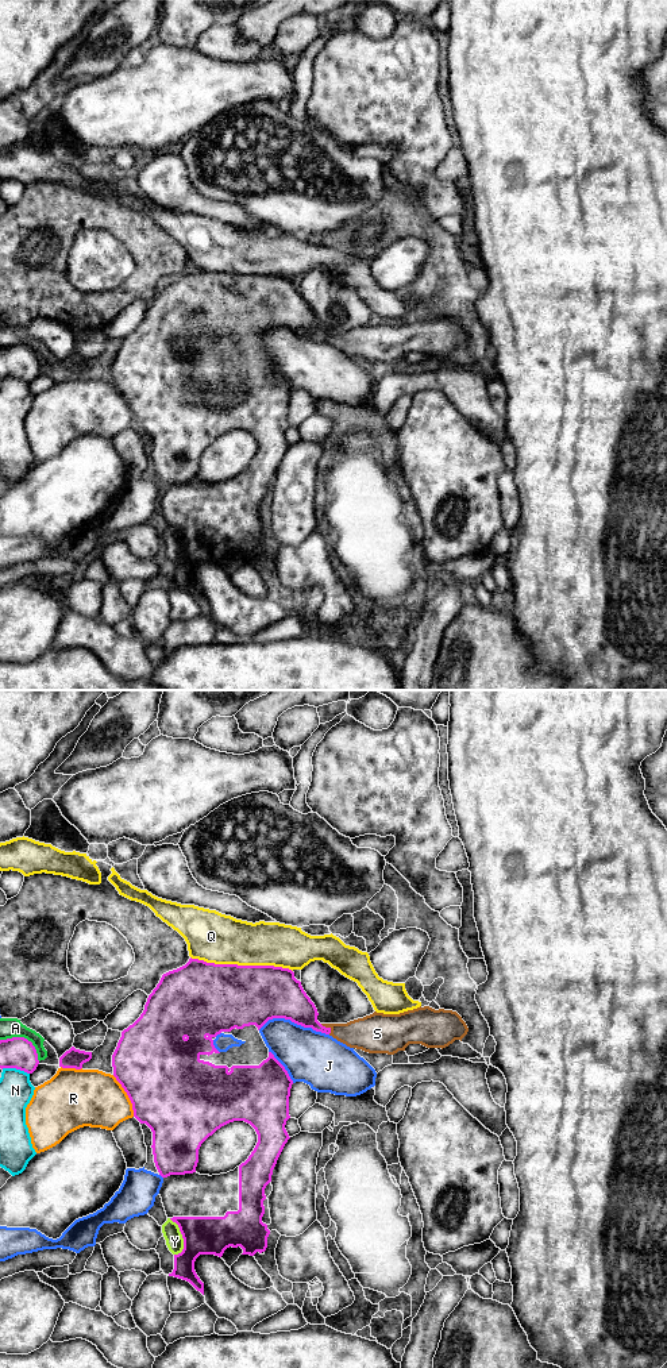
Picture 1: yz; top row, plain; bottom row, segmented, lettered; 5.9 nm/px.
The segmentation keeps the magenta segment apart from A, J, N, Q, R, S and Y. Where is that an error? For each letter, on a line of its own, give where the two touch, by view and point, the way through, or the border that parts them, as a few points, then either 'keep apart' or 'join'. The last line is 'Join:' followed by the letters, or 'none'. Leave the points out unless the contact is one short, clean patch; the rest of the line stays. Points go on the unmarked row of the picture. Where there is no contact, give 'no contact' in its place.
A: yz (23, 346) | keep apart
J: yz (293, 330) | keep apart
N: yz (15, 376) | keep apart
Q: yz (242, 274) | keep apart
R: yz (127, 403) | keep apart
S: yz (327, 336) | across yz (293, 312), (317, 335), (327, 336), (344, 342), (367, 342) | join
Y: yz (182, 544) | keep apart
Join: S

